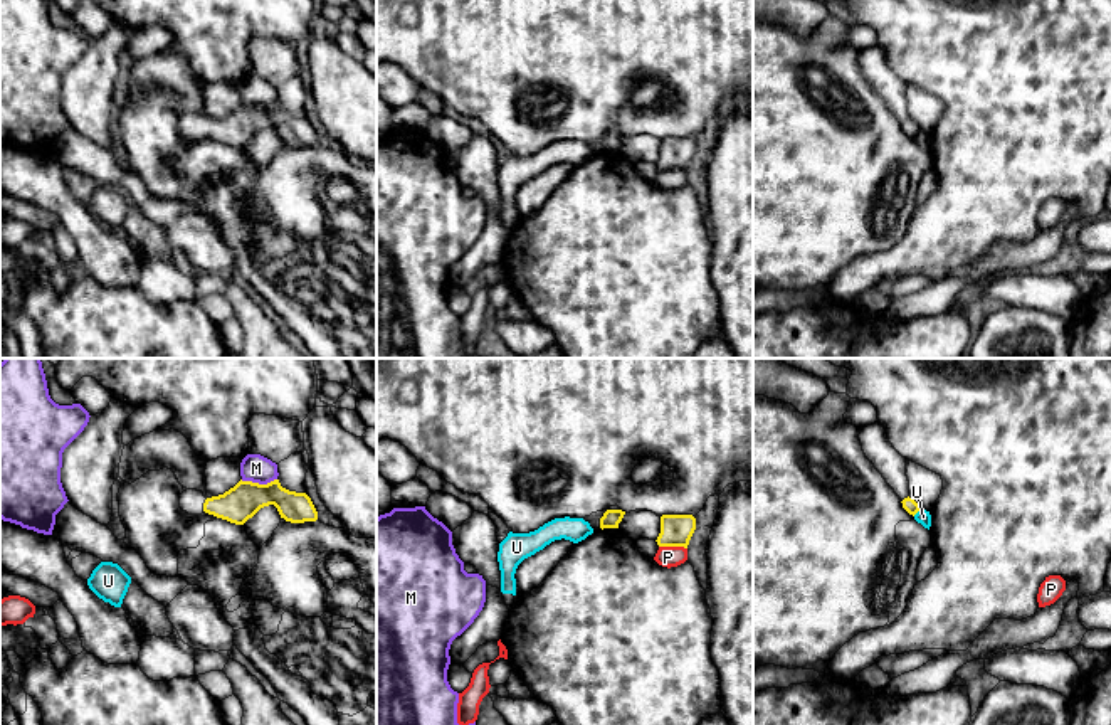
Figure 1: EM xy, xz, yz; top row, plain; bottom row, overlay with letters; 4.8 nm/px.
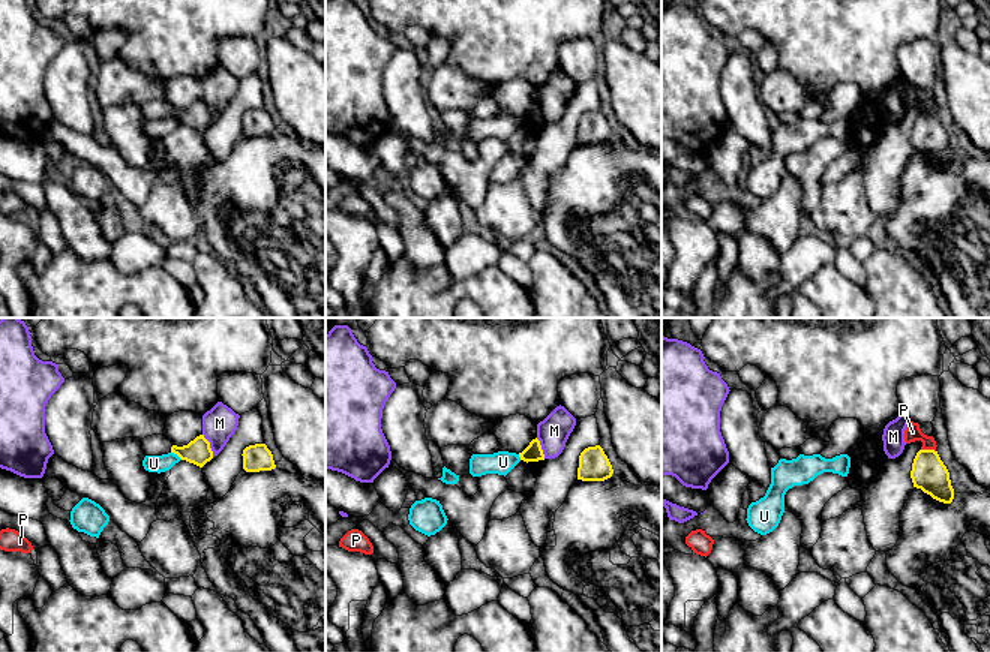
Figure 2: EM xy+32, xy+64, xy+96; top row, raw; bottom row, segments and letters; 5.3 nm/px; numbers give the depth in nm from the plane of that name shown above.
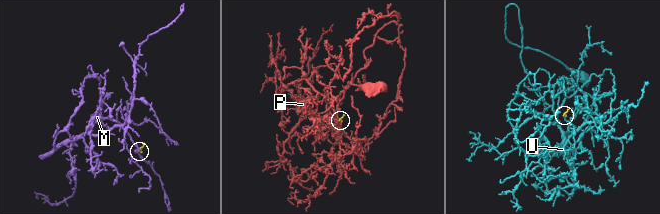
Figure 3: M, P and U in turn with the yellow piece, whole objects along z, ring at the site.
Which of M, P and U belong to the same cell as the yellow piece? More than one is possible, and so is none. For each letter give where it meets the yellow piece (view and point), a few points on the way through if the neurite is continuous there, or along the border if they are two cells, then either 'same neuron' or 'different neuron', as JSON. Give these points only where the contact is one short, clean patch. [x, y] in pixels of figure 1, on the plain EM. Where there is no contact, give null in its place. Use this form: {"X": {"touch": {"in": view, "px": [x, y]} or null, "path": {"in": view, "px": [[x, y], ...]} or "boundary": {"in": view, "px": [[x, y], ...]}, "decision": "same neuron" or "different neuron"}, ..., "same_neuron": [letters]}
{"M": {"touch": {"in": "xy", "px": [258, 106]}, "decision": "different neuron"}, "P": {"touch": {"in": "xz", "px": [673, 169]}, "decision": "different neuron"}, "U": {"touch": {"in": "yz", "px": [916, 135]}, "boundary": {"in": "yz", "px": [[920, 132], [913, 138]]}, "decision": "different neuron"}, "same_neuron": []}

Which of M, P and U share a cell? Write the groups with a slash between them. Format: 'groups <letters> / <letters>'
groups M / P / U

